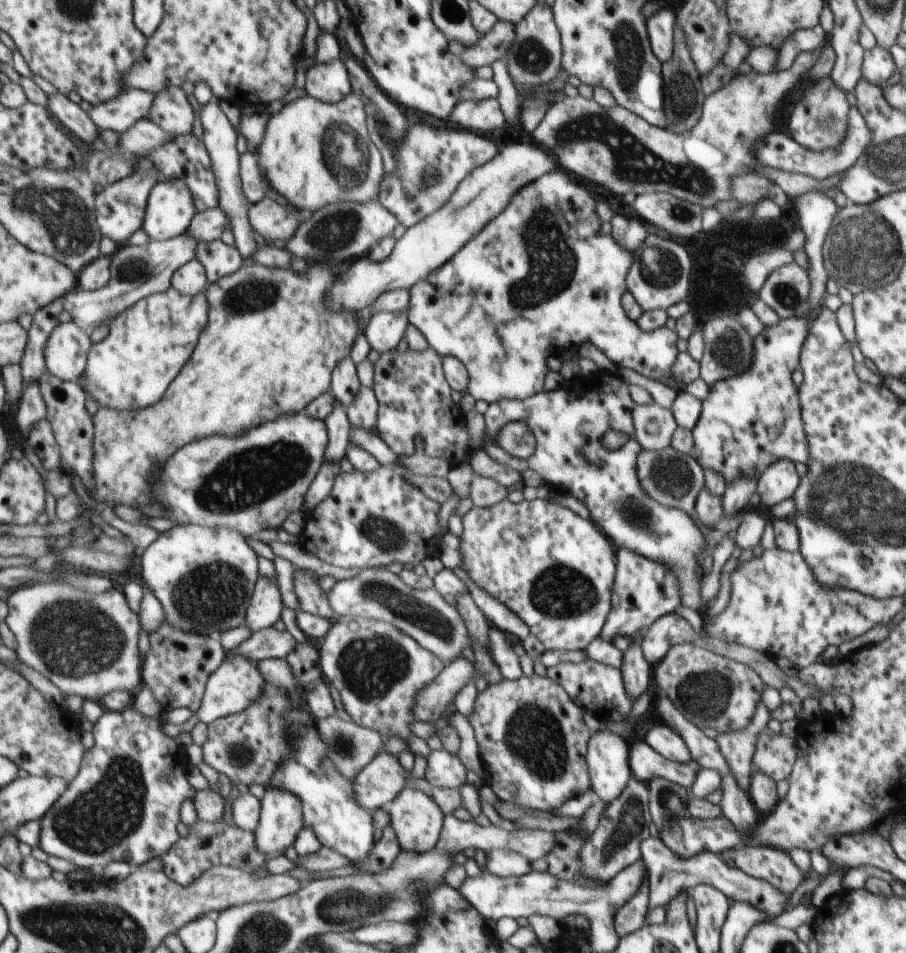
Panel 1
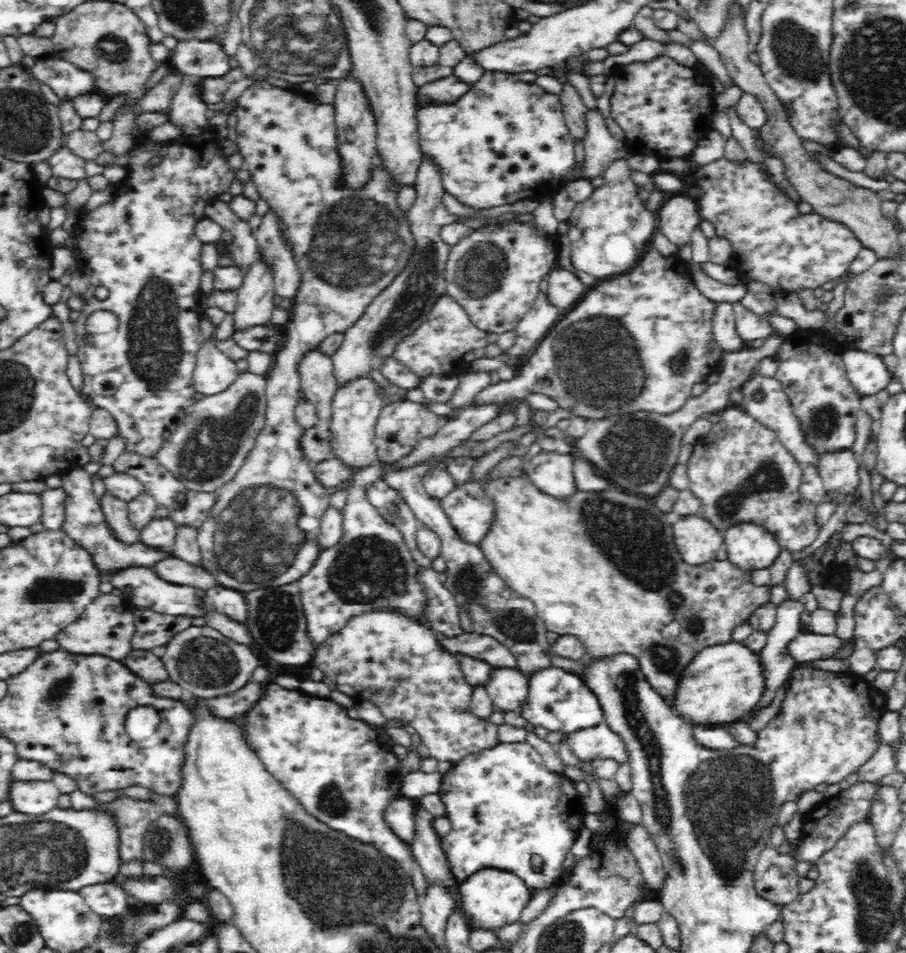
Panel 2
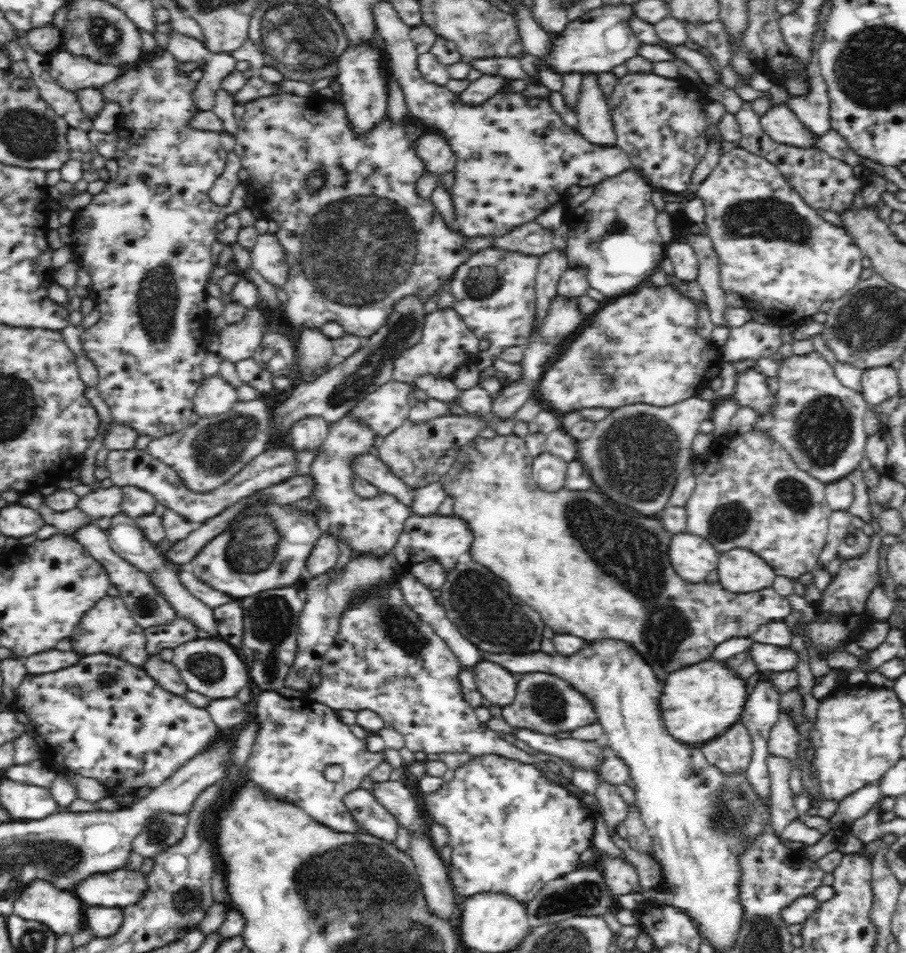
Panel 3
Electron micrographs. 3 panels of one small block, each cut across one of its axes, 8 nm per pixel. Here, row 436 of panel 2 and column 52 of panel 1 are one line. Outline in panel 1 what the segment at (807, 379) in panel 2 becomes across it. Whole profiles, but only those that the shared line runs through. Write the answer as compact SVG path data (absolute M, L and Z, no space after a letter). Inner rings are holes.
M131 706L126 710L110 711L105 710L105 714L96 722L94 736L96 744L92 749L87 751L84 766L78 778L70 784L69 789L64 793L61 800L53 806L52 810L43 818L44 828L42 833L41 848L48 854L63 857L70 862L76 864L80 869L101 870L110 864L110 862L125 861L129 863L132 870L144 868L143 864L154 860L154 858L162 858L167 855L177 842L181 840L180 832L178 832L178 824L183 822L182 809L188 801L194 801L200 792L188 780L188 752L186 747L178 744L174 737L168 736L164 732L164 722L160 718L149 718L144 716L140 710Z

